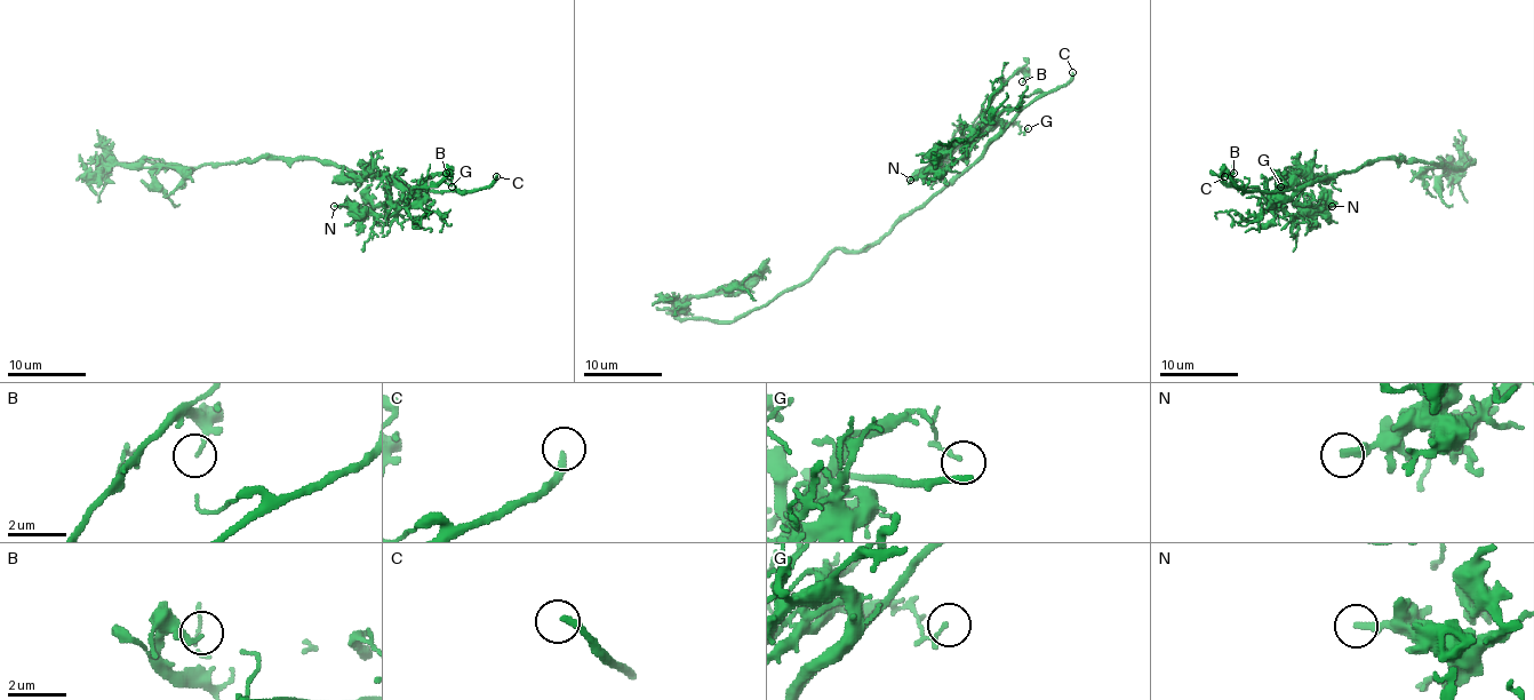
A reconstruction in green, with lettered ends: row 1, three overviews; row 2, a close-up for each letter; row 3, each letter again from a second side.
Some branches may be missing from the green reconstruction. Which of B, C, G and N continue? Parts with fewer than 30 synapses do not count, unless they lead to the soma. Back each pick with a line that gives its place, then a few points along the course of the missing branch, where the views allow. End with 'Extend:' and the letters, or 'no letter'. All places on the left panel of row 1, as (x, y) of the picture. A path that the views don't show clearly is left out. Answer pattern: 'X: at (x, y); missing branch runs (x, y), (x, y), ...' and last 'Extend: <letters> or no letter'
C: at (496, 176); missing branch runs (496, 176), (501, 153), (526, 132), (549, 133), (557, 140), (534, 145), (534, 153), (549, 168)
Extend: C

